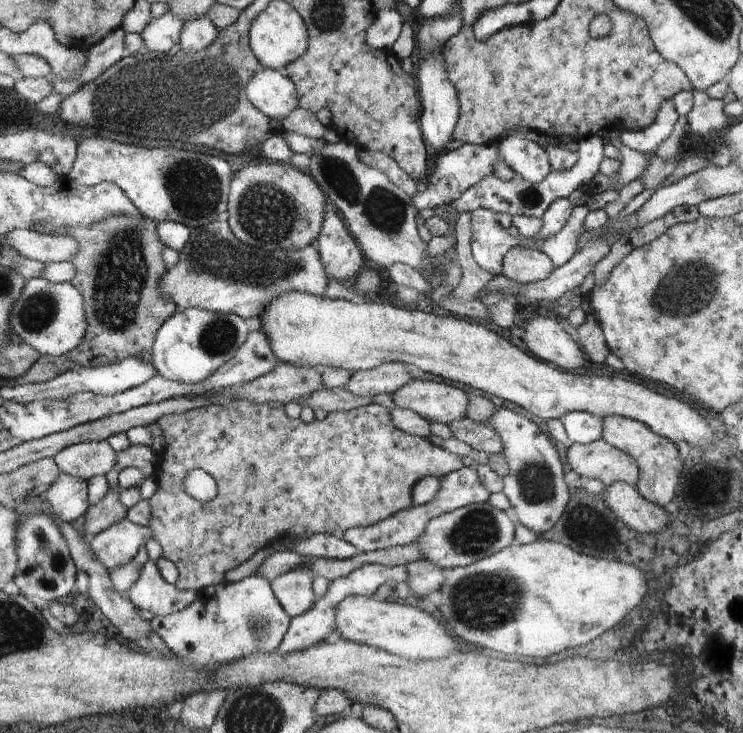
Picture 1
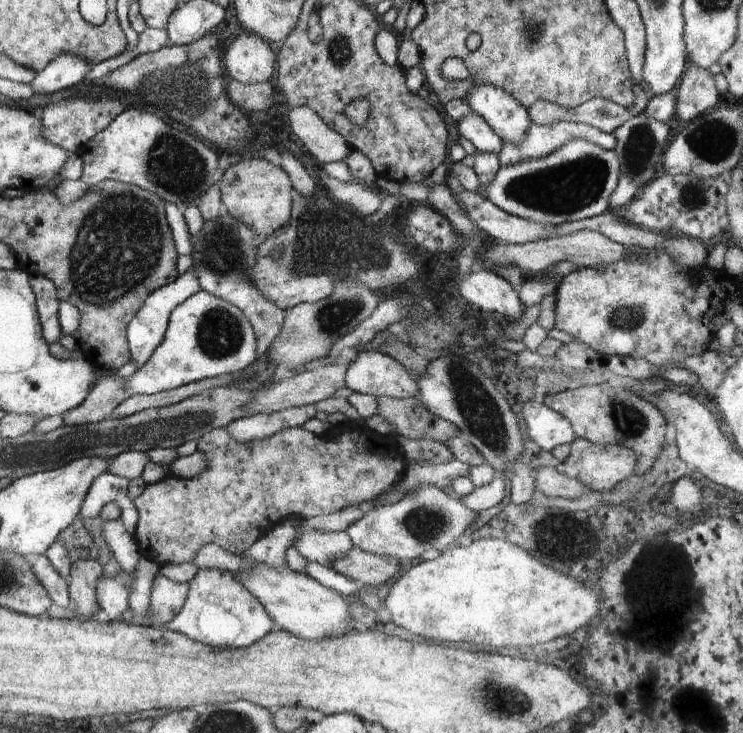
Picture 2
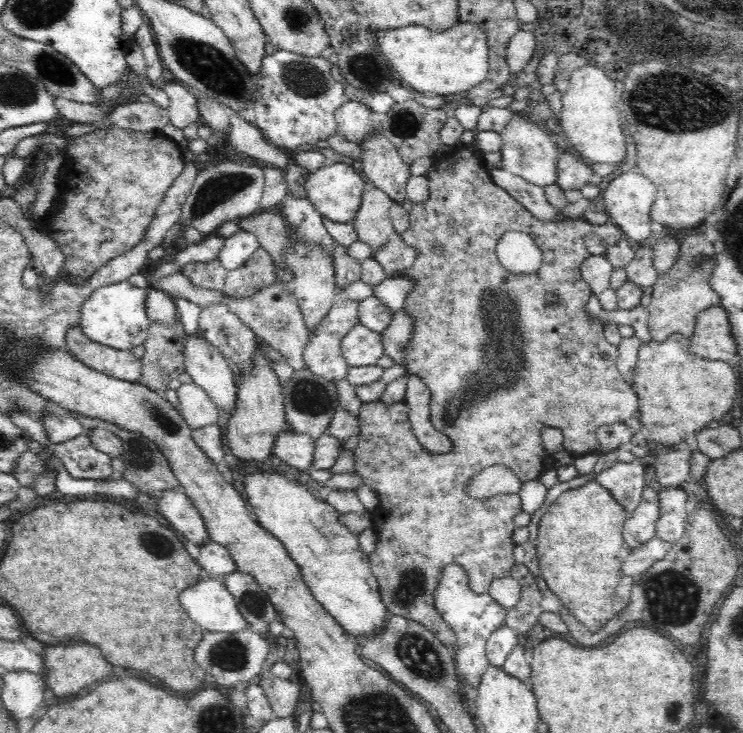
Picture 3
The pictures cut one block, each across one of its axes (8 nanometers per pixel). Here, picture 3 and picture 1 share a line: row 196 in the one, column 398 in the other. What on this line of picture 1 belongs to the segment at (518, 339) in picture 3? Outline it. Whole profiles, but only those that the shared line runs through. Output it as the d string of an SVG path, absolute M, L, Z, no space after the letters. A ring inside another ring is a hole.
M230 399L224 402L216 402L214 405L200 407L185 413L161 416L157 422L161 428L161 435L164 436L164 446L162 452L158 454L158 466L156 466L154 476L158 481L157 491L149 498L151 506L150 530L153 538L160 543L163 550L163 557L175 564L178 569L179 577L175 582L175 587L181 591L196 591L212 586L217 581L224 581L225 574L234 570L237 566L244 564L260 548L268 546L274 540L280 540L284 536L302 536L328 534L332 530L347 531L360 527L367 527L378 524L389 516L397 512L408 510L413 506L412 491L414 485L425 476L436 477L442 480L451 472L460 470L464 467L462 457L457 454L449 453L444 449L432 444L428 438L405 433L396 428L392 420L390 411L377 403L370 403L366 407L360 407L351 411L338 411L328 413L323 420L314 419L312 422L305 423L302 419L291 419L284 411L284 404L278 401L268 401L267 403L255 403L244 399ZM192 469L202 469L206 471L218 484L218 496L210 504L200 504L192 500L183 489L183 478Z

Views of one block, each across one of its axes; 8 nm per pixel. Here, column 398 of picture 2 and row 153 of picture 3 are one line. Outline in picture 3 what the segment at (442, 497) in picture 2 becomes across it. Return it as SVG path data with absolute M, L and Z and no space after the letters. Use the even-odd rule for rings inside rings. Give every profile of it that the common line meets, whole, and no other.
M525 113L514 114L512 120L506 124L504 132L500 132L502 139L502 169L520 176L530 182L544 187L557 182L557 164L560 147L556 145L556 137L545 133L525 116Z

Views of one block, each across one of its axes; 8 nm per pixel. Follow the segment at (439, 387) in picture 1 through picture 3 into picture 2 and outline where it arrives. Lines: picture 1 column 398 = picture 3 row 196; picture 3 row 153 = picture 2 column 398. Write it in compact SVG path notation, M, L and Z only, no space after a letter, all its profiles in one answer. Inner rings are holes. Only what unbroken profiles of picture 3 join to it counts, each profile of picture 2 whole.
M358 350L358 357L348 366L345 382L353 392L376 398L420 398L412 375L397 360L379 351Z

